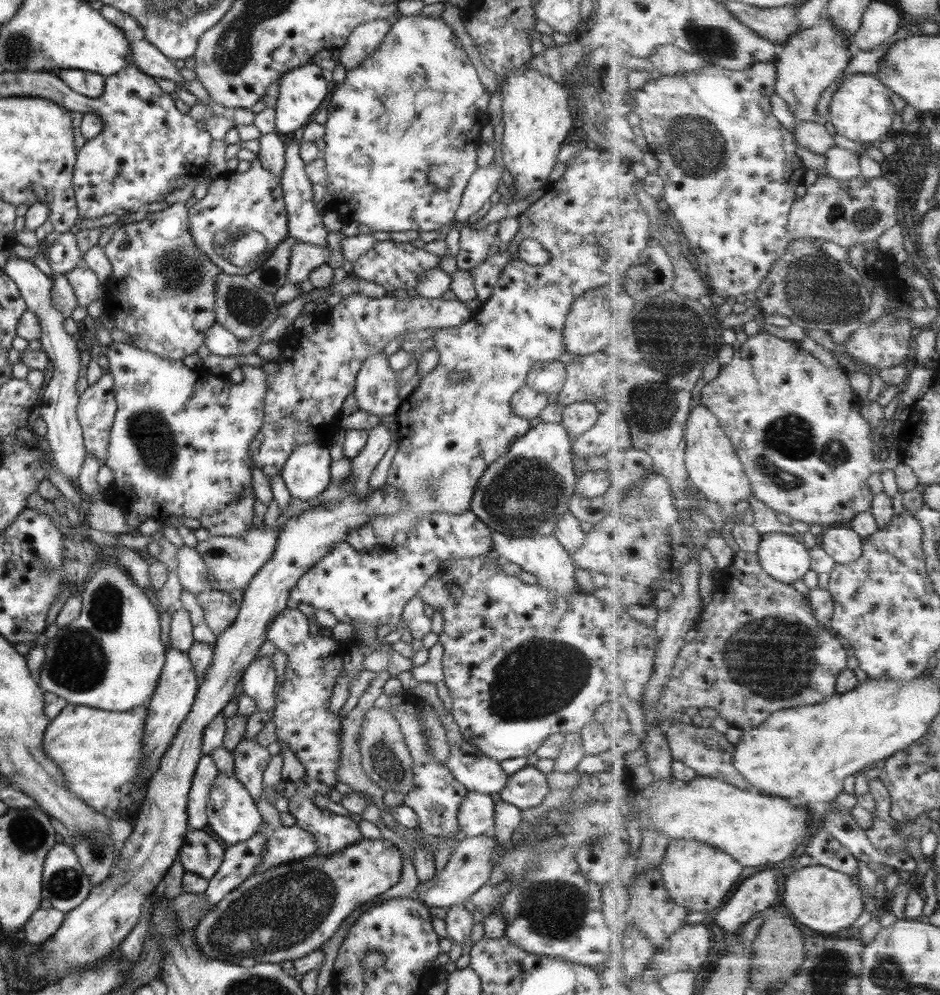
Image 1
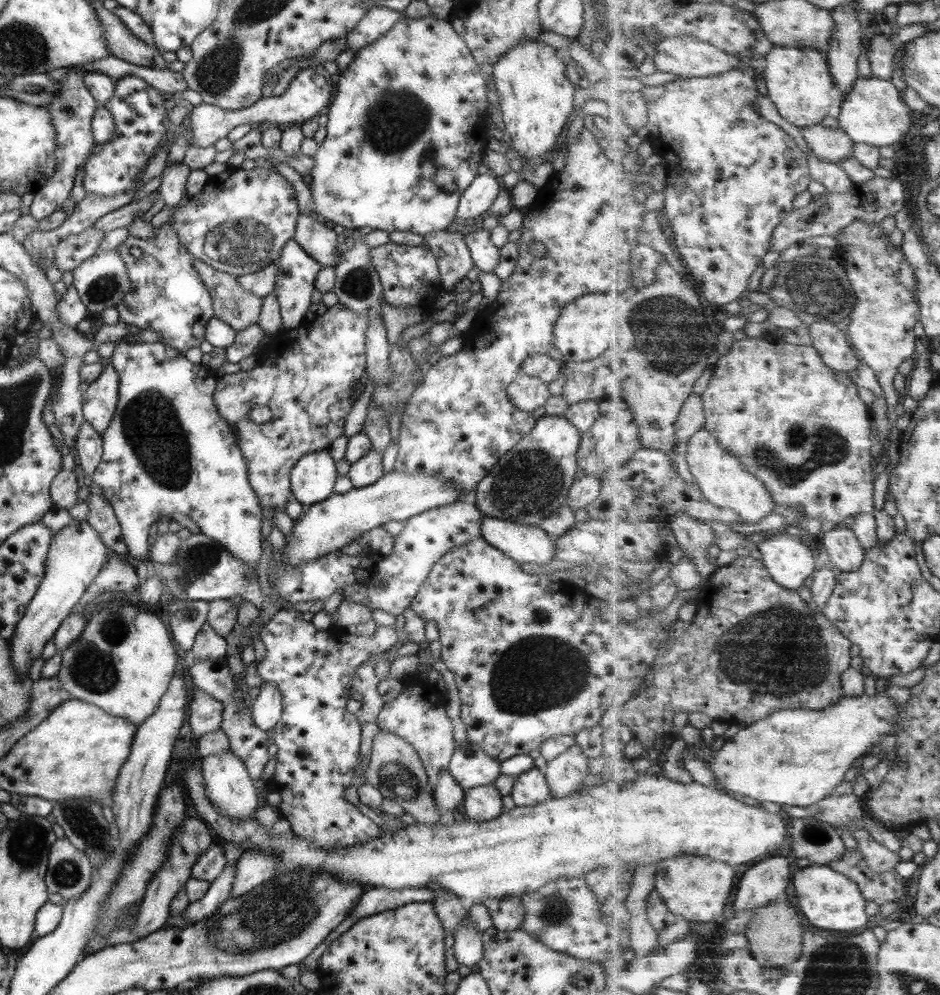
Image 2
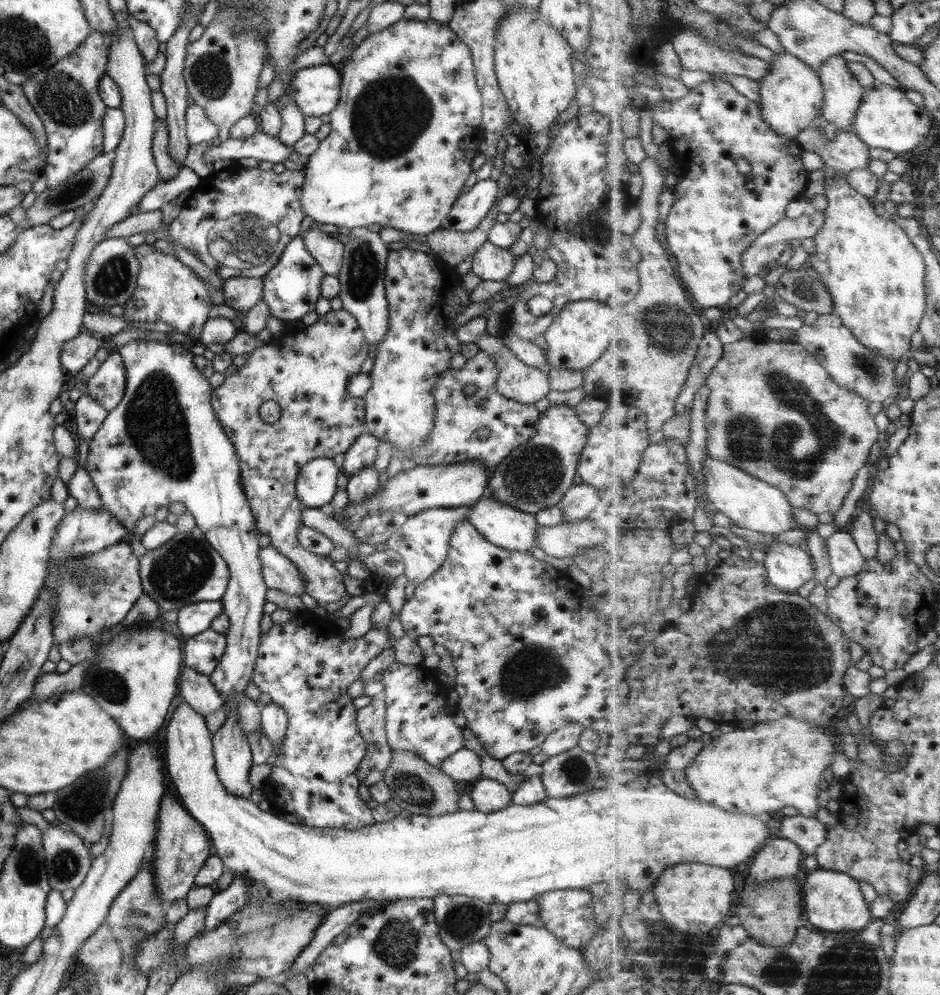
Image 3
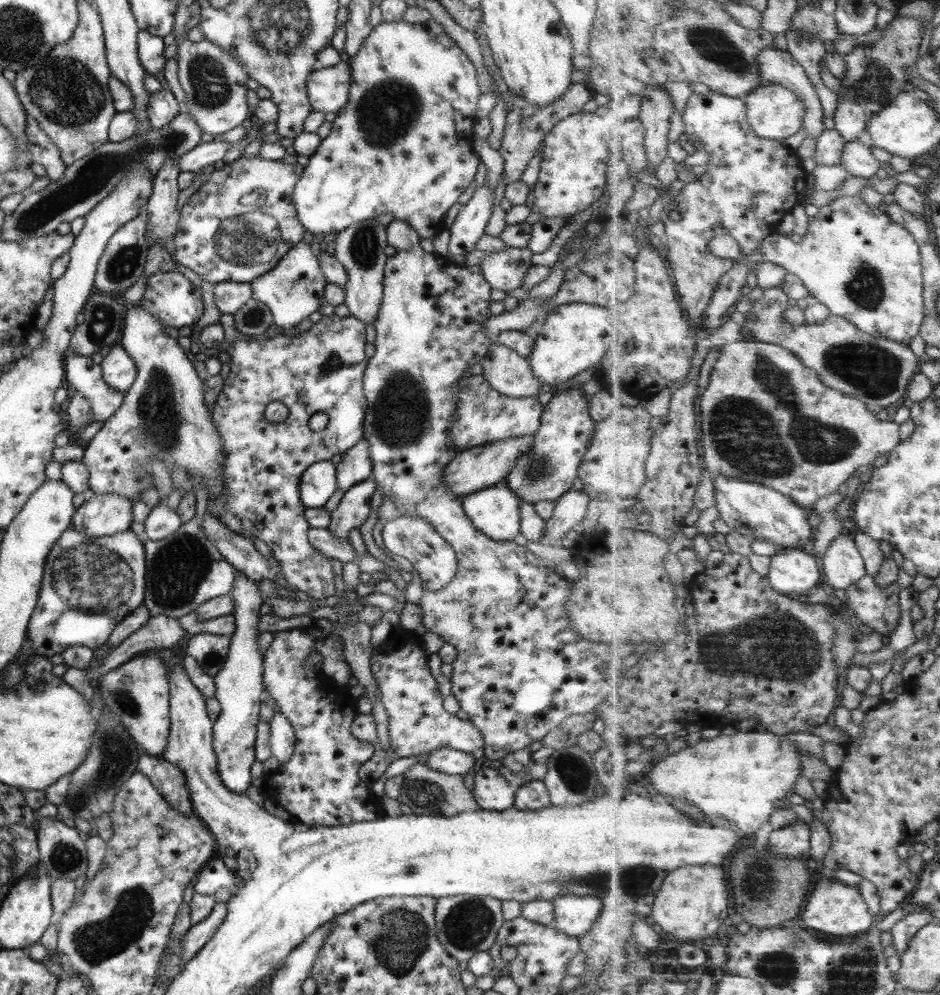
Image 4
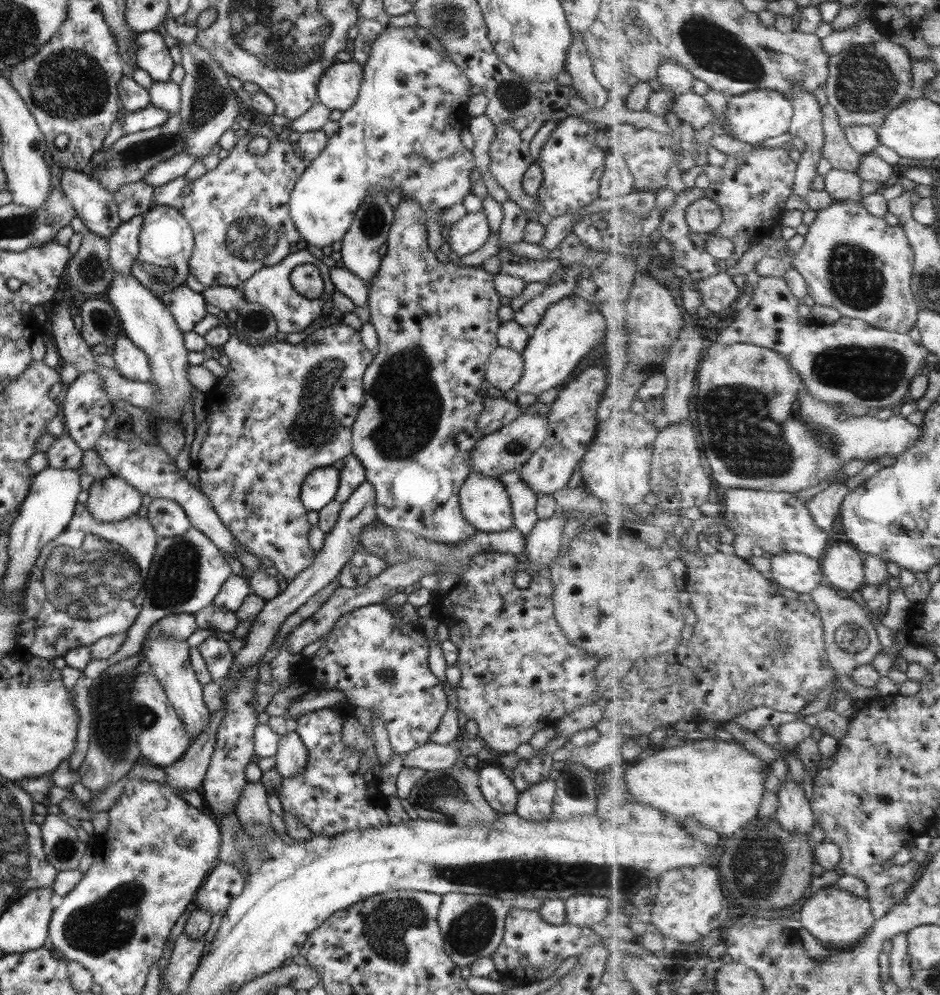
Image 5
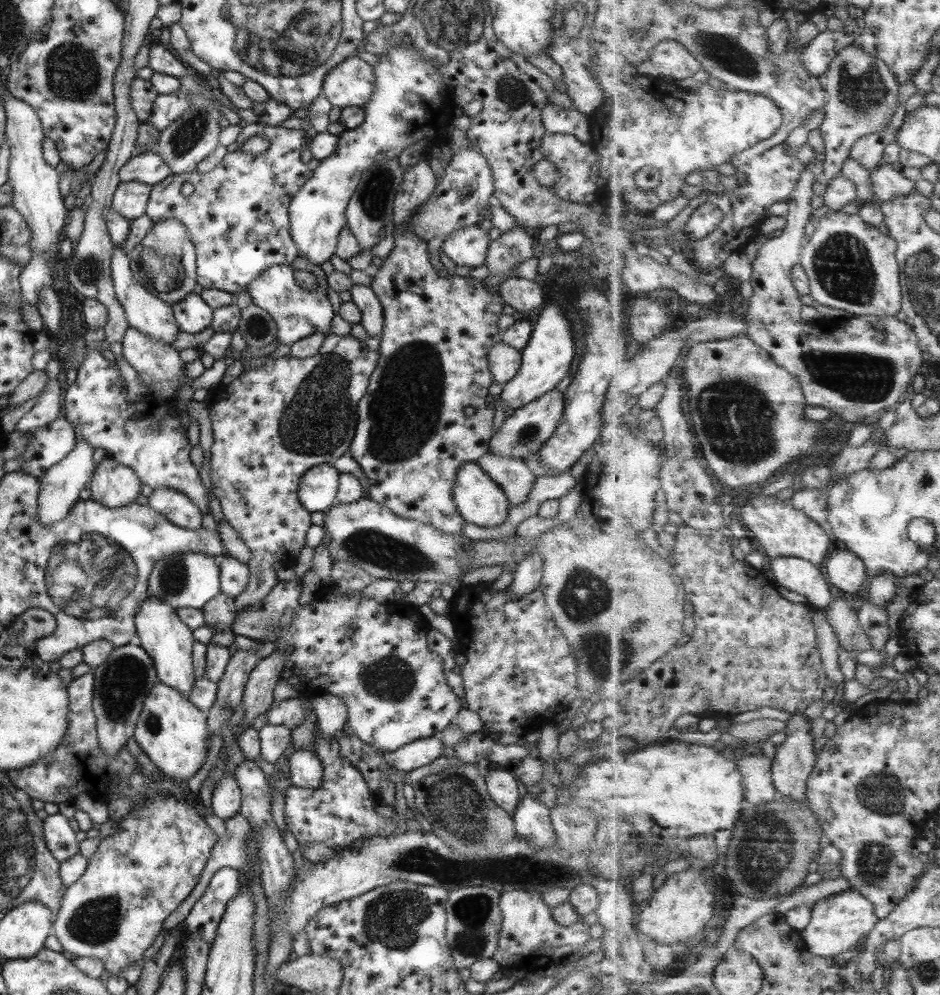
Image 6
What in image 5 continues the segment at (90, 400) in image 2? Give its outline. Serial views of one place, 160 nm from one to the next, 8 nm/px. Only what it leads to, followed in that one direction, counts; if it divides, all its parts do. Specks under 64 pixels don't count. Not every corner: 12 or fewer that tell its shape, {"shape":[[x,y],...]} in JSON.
{"shape":[[122,333],[111,358],[127,380],[150,377],[146,356]]}

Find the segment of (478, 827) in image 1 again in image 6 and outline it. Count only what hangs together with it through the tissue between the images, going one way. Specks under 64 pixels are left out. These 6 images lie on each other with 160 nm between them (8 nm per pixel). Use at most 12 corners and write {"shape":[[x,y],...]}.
{"shape":[[484,769],[491,800],[511,815],[523,794],[505,770]]}

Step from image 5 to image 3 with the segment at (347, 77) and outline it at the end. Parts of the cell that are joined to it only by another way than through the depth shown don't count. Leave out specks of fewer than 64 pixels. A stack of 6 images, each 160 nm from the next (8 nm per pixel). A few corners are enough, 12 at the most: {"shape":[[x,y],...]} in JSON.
{"shape":[[328,64],[298,69],[288,100],[304,118],[329,114],[340,73]]}

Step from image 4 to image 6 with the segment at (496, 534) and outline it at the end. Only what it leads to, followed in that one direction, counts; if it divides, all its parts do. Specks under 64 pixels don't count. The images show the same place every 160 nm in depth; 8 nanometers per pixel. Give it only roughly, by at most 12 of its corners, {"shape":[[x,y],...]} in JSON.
{"shape":[[477,463],[459,467],[457,514],[477,527],[502,524],[509,502]]}

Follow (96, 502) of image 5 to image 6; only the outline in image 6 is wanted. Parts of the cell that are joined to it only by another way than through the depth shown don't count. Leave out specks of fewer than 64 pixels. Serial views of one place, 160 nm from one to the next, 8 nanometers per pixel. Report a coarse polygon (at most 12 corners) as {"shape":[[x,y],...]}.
{"shape":[[109,456],[87,485],[91,501],[111,509],[135,503],[140,481]]}

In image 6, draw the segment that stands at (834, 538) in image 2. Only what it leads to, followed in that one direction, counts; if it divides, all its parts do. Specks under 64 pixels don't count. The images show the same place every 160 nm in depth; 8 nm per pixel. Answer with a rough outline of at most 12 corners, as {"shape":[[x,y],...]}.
{"shape":[[834,550],[825,566],[841,592],[865,592],[868,568],[857,554]]}

